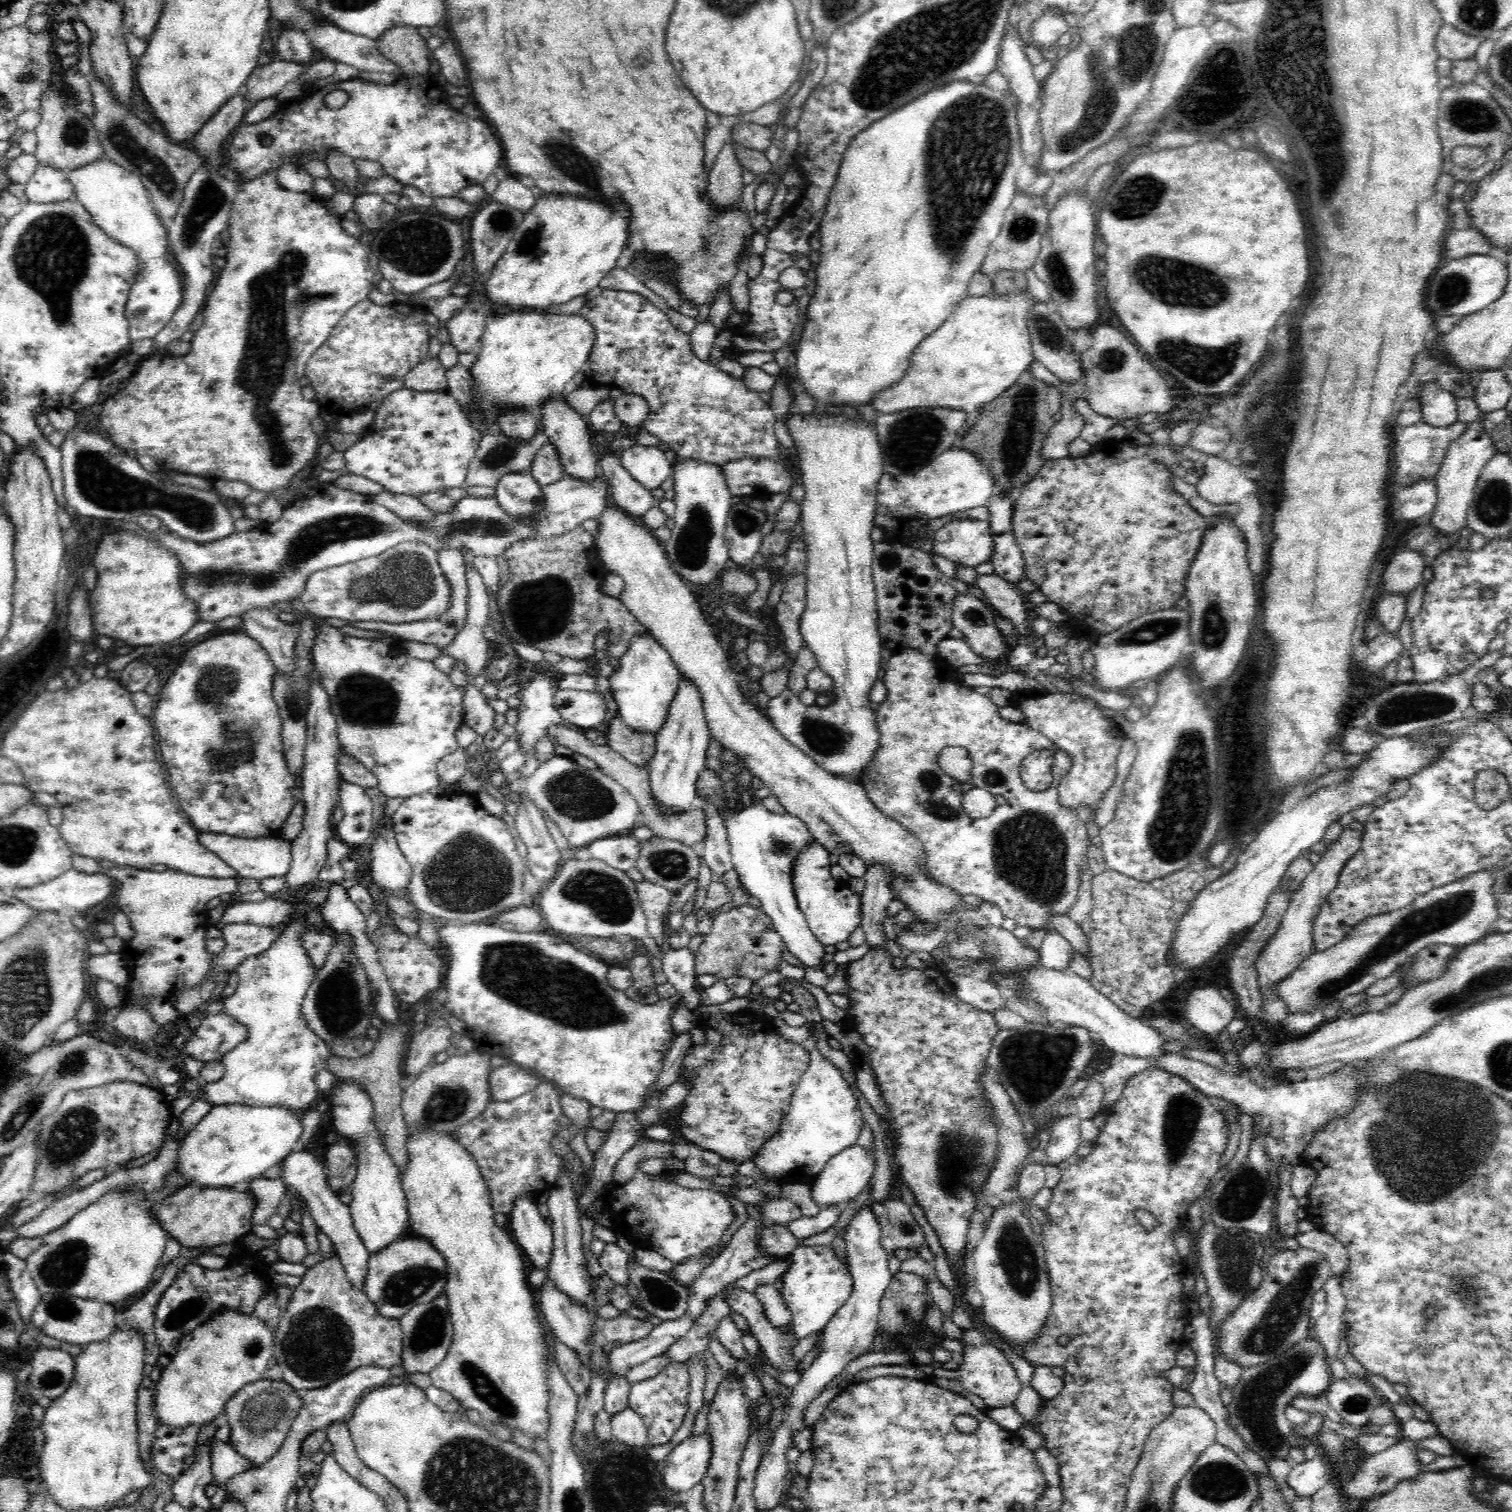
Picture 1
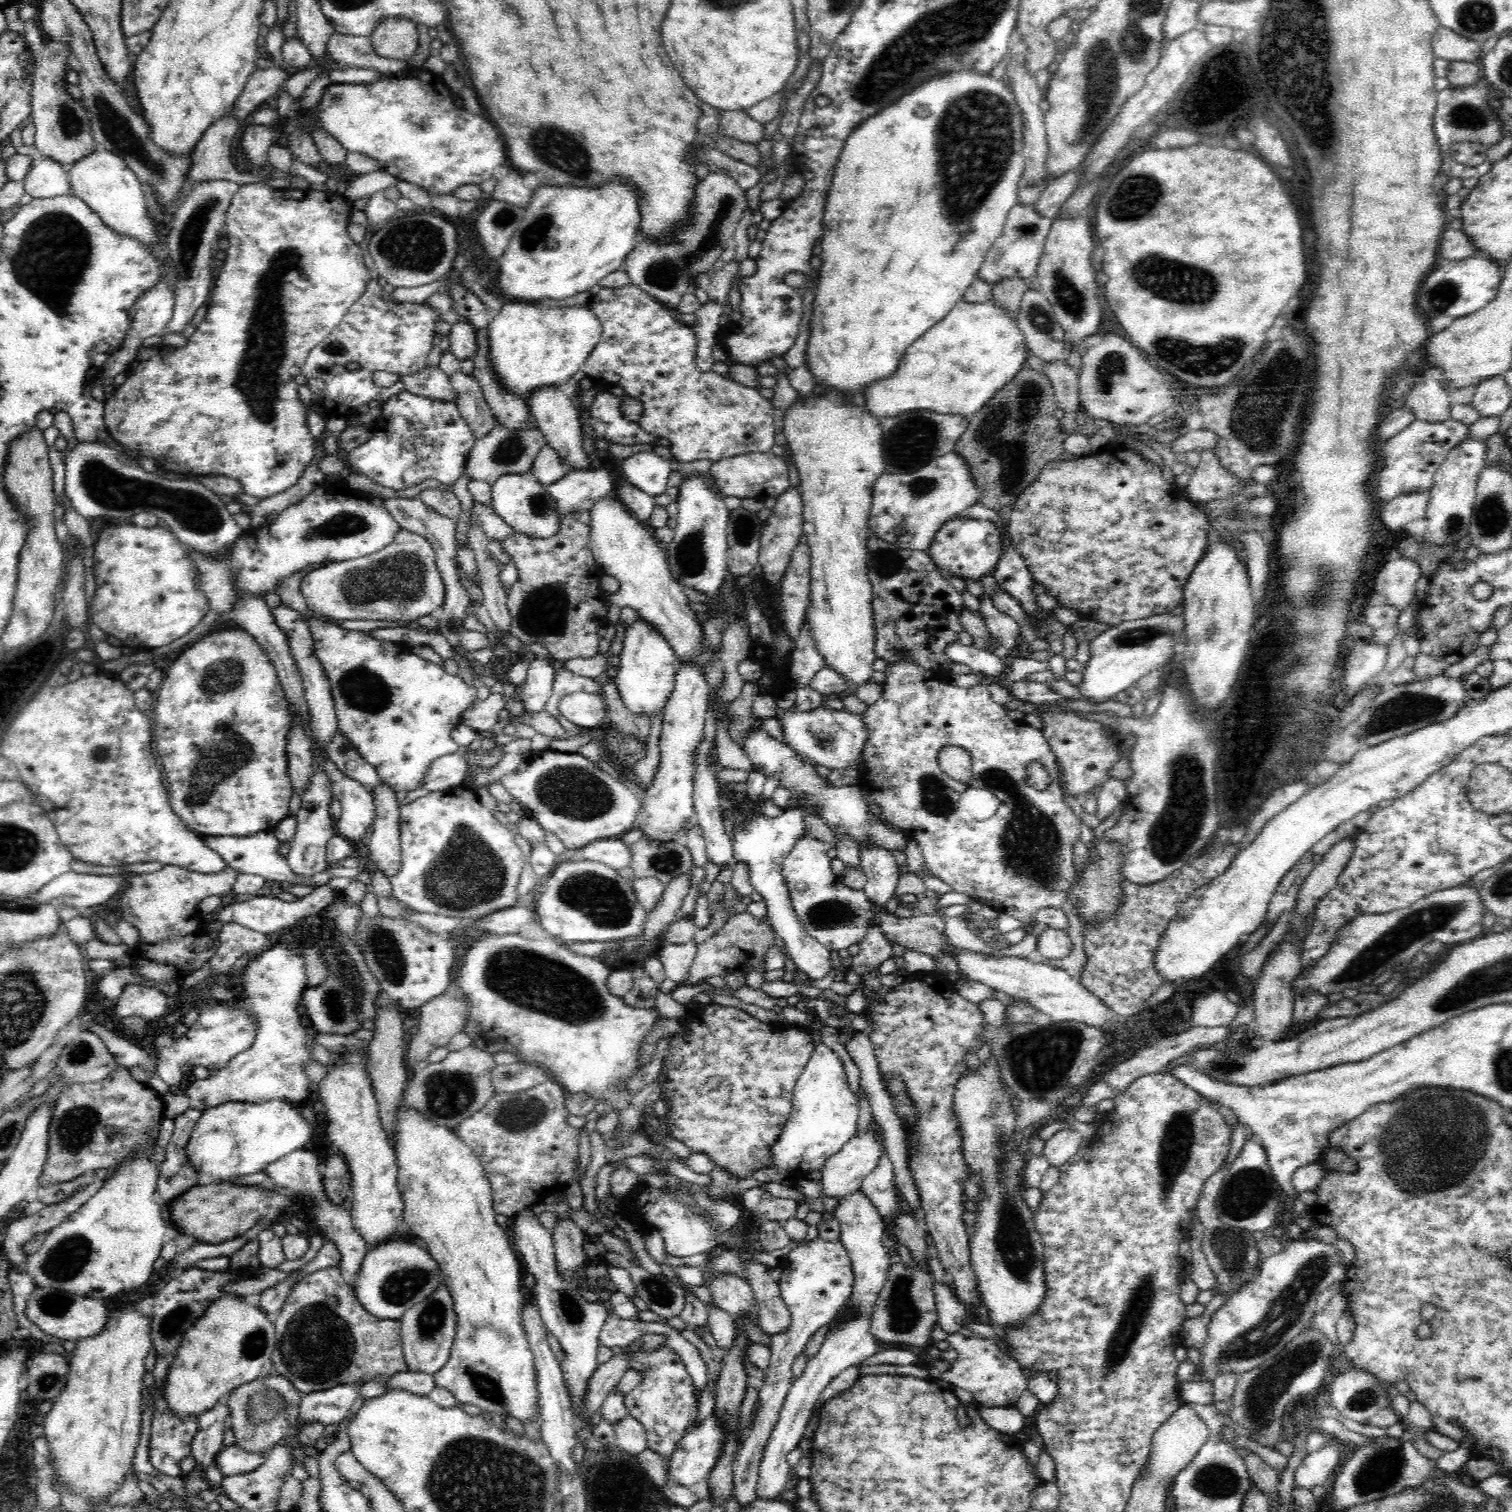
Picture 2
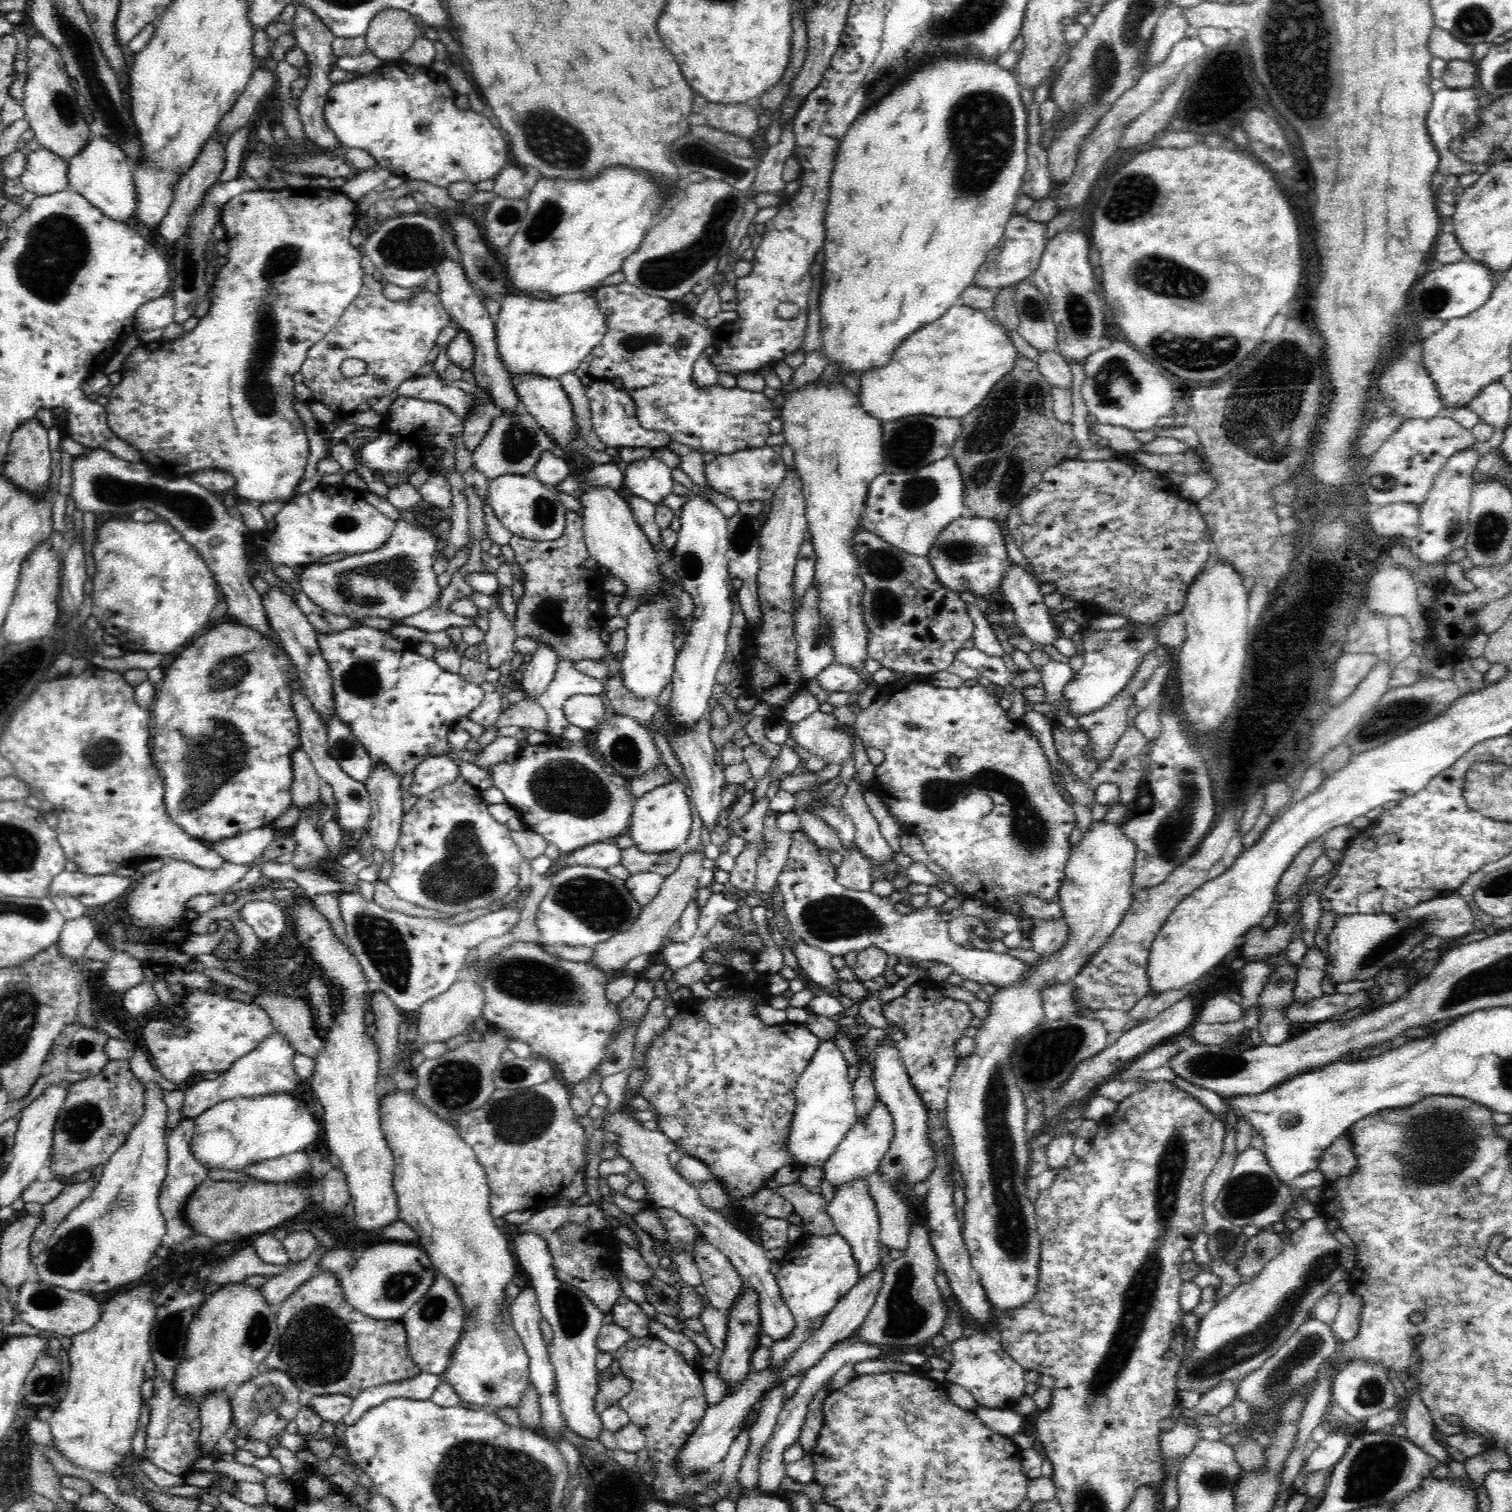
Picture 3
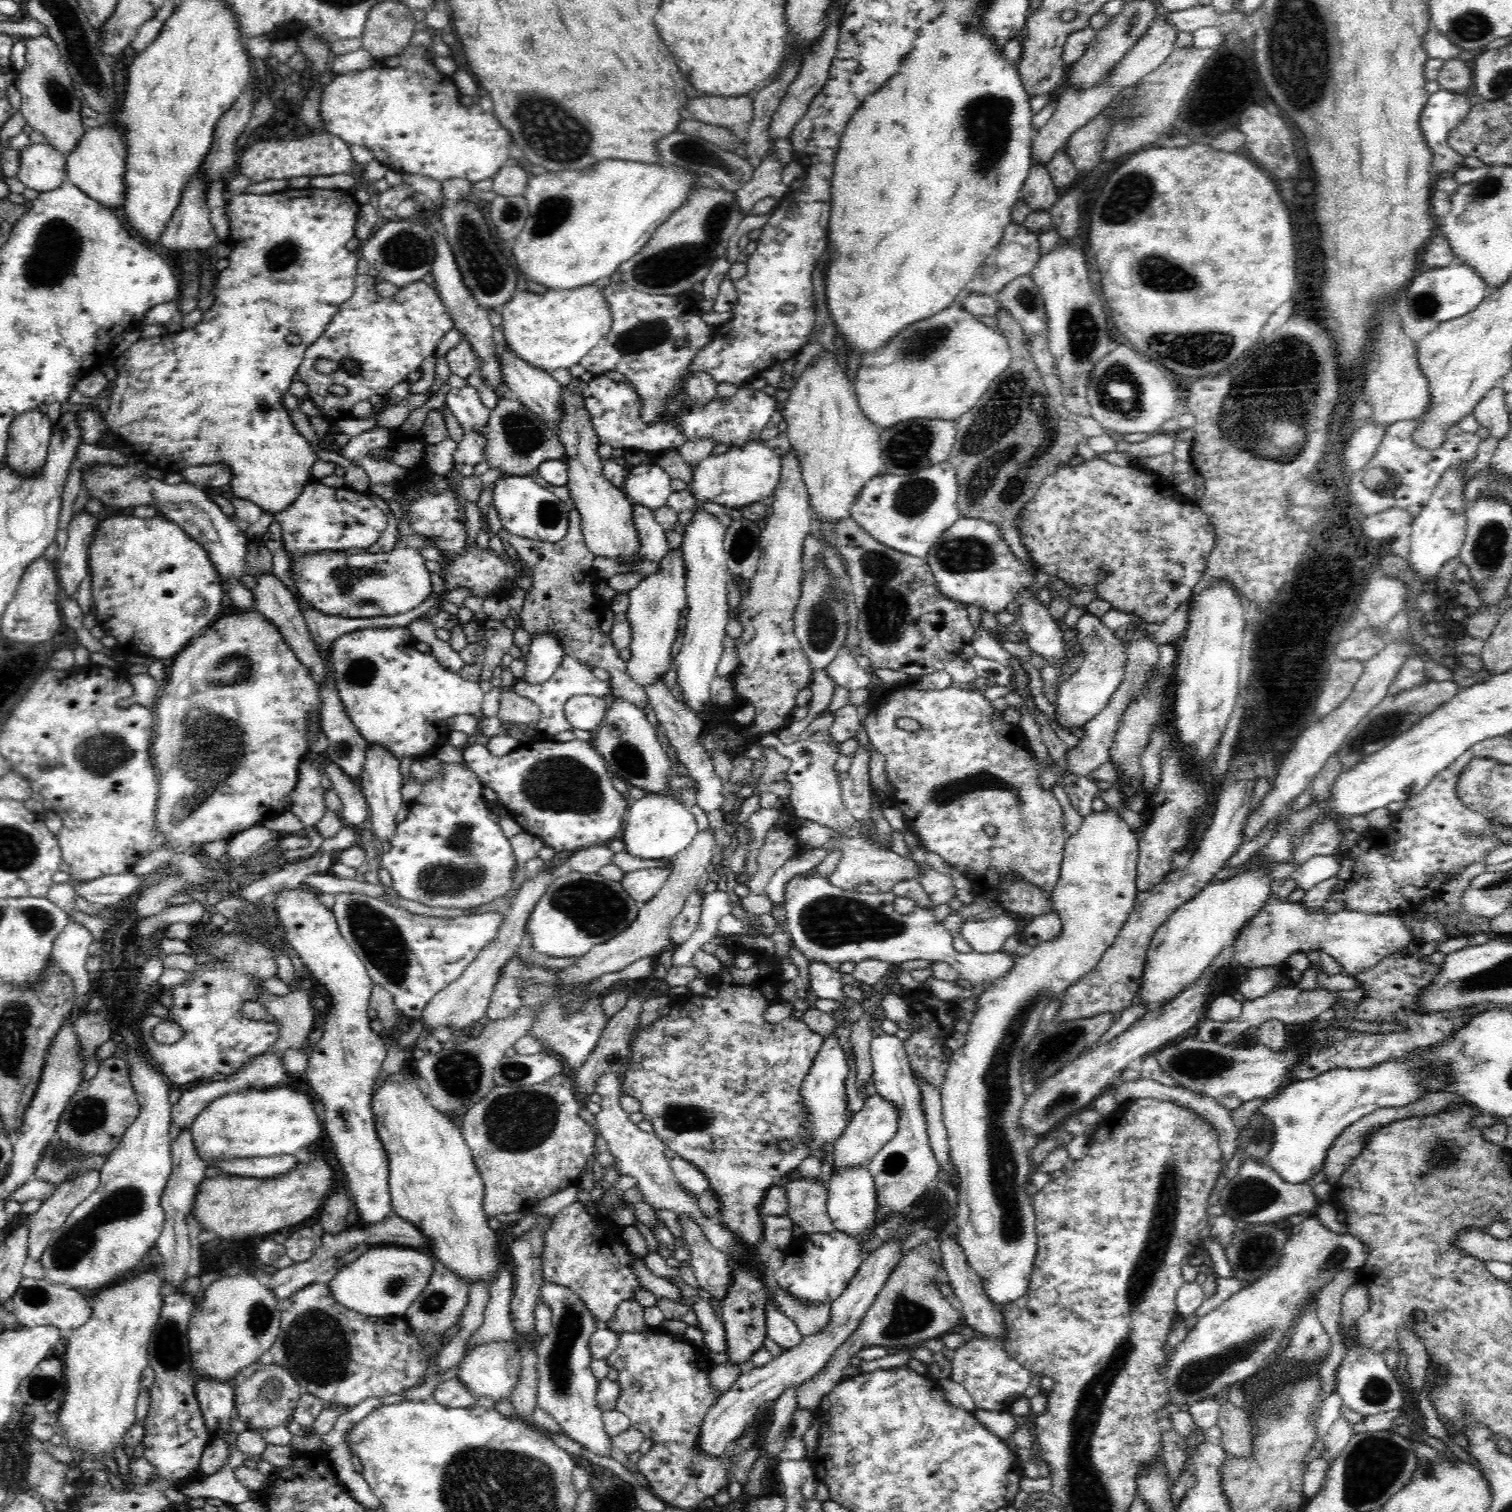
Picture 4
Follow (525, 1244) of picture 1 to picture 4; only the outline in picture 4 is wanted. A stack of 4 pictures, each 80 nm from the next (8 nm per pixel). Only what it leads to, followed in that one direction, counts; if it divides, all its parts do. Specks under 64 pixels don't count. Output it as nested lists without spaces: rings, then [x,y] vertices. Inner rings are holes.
[[[543,1279],[541,1299],[550,1307],[552,1320],[550,1332],[537,1342],[538,1407],[551,1414],[564,1434],[579,1442],[594,1454],[610,1457],[611,1436],[606,1432],[602,1411],[598,1408],[599,1380],[592,1374],[590,1338],[596,1332],[596,1317],[588,1305],[572,1289]]]

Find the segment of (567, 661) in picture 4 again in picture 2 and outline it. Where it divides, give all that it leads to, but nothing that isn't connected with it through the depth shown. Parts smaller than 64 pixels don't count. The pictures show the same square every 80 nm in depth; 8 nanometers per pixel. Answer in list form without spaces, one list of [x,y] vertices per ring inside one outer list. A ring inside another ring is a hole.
[[[558,663],[553,692],[546,702],[546,710],[554,717],[560,716],[559,704],[564,696],[576,692],[600,693],[602,688],[601,680],[578,676],[567,670],[562,663]]]

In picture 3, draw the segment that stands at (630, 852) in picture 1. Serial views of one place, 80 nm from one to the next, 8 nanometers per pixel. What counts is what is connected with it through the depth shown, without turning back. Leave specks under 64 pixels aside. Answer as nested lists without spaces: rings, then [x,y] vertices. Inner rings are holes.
[[[606,840],[576,849],[571,858],[576,865],[608,869],[622,865],[622,849],[618,847],[616,840]]]

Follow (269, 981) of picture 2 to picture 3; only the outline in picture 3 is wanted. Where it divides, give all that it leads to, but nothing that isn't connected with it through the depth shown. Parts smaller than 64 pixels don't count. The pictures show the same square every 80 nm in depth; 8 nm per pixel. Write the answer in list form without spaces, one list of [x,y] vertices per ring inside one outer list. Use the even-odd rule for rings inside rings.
[[[272,1031],[269,1037],[259,1042],[259,1045],[240,1056],[232,1066],[224,1072],[219,1073],[217,1078],[202,1079],[185,1091],[184,1107],[182,1108],[182,1119],[193,1120],[200,1116],[208,1108],[224,1102],[224,1100],[239,1097],[257,1098],[276,1094],[298,1094],[298,1088],[303,1081],[294,1069],[294,1054],[296,1049],[290,1045],[290,1041],[282,1035],[282,1032]]]

